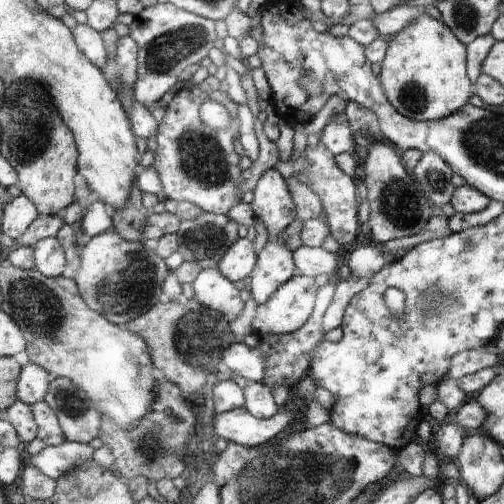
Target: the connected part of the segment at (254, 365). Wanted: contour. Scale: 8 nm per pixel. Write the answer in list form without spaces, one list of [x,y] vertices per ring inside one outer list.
[[[236,343],[226,352],[223,368],[232,370],[247,380],[262,383],[266,374],[266,360],[260,348],[251,348],[244,343]]]

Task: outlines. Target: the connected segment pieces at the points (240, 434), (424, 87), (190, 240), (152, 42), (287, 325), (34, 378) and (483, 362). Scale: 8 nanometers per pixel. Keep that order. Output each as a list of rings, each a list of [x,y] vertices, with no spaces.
[[[243,407],[240,410],[226,412],[226,414],[217,414],[216,412],[213,426],[216,437],[250,448],[251,446],[260,446],[272,439],[276,440],[276,436],[288,428],[291,420],[291,414],[288,411],[263,420],[253,416]]]
[[[420,16],[414,24],[404,28],[394,37],[389,39],[388,50],[381,61],[382,72],[379,78],[381,88],[385,96],[393,104],[393,108],[408,117],[409,120],[418,122],[434,122],[442,120],[454,112],[461,111],[466,102],[472,96],[472,82],[466,76],[466,48],[464,42],[458,40],[456,34],[449,29],[449,26],[432,16]]]
[[[204,211],[198,218],[181,222],[178,234],[185,259],[193,260],[205,269],[219,269],[226,254],[238,243],[241,225],[230,216]]]
[[[170,2],[148,6],[142,15],[135,16],[129,28],[130,36],[140,46],[135,96],[150,109],[156,108],[160,100],[178,84],[182,72],[188,66],[200,65],[202,60],[209,56],[219,39],[214,20],[178,8]]]
[[[295,274],[293,279],[286,283],[283,287],[279,287],[266,300],[266,304],[258,304],[251,322],[253,334],[257,334],[260,338],[272,335],[292,334],[292,332],[300,329],[310,318],[314,300],[317,300],[316,286],[312,277]]]
[[[28,363],[19,382],[18,399],[34,406],[46,401],[55,376],[38,364]]]
[[[493,347],[488,350],[466,350],[458,352],[453,357],[450,369],[446,379],[463,380],[464,376],[471,376],[483,369],[497,367],[498,351]]]

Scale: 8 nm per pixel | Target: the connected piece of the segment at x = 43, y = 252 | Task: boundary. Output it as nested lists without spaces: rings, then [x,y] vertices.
[[[57,237],[42,240],[35,248],[37,270],[51,278],[62,277],[66,272],[66,248]]]

